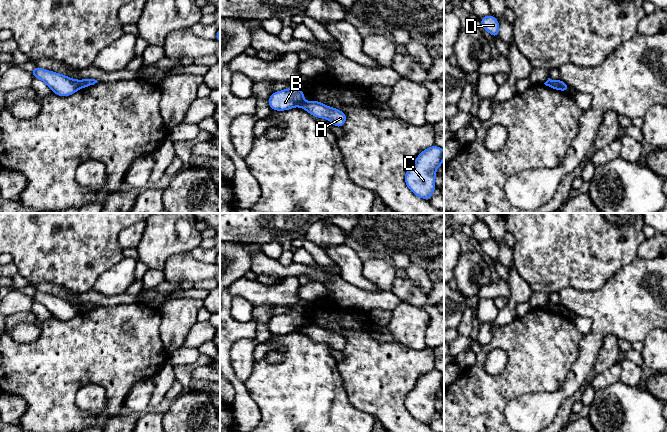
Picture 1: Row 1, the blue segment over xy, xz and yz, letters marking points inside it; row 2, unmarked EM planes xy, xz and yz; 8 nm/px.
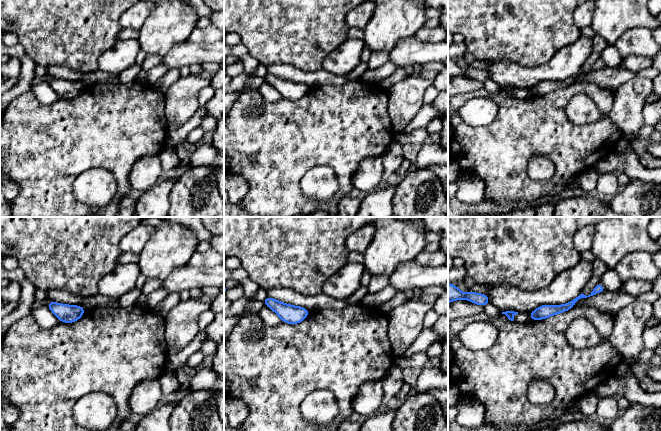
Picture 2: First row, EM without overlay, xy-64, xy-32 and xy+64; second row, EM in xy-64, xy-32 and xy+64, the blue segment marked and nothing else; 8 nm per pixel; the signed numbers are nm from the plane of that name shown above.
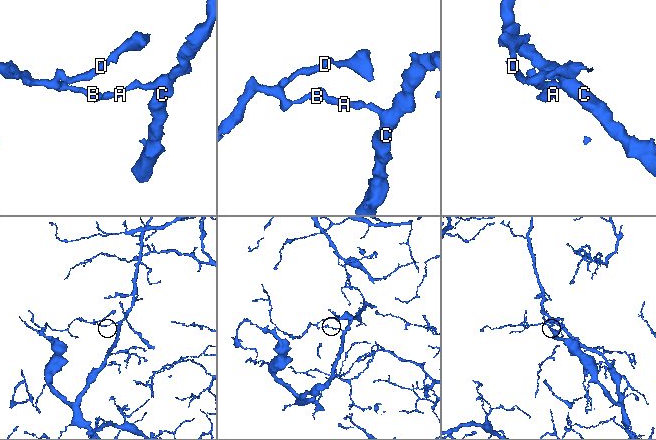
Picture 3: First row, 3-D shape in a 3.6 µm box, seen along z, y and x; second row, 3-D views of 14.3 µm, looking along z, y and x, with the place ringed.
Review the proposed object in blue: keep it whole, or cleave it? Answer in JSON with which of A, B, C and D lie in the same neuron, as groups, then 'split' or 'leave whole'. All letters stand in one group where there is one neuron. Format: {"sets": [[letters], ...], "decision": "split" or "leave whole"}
{"sets": [["A", "C"], ["B", "D"]], "decision": "split"}

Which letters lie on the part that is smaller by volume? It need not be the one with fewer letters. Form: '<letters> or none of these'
B, D

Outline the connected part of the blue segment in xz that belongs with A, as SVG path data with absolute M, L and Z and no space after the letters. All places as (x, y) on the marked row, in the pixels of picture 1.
M311 100L299 105L302 109L318 118L325 118L332 122L334 127L344 126L347 117L344 112L336 108L331 108L318 101Z

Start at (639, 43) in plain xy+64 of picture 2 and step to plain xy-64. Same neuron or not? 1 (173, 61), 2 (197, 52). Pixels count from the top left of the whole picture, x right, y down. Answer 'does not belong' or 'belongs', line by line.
1: belongs
2: belongs

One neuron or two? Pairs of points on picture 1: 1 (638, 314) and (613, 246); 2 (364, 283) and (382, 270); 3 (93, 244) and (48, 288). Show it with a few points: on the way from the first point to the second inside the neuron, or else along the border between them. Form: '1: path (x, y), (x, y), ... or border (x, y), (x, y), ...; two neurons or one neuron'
1: border (637, 256), (622, 265), (604, 282); two neurons
2: border (363, 262), (362, 274), (380, 289); two neurons
3: border (30, 283), (56, 283), (74, 293); two neurons

